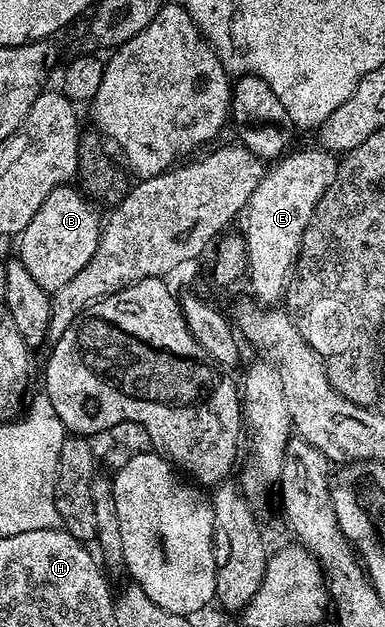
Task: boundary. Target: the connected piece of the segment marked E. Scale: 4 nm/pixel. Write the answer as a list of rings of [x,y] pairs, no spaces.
[[[293,150],[285,154],[265,172],[262,181],[258,181],[258,189],[254,189],[248,202],[248,220],[242,228],[248,254],[246,279],[252,282],[255,302],[261,305],[279,304],[276,302],[287,296],[288,283],[296,270],[296,258],[300,255],[302,233],[306,233],[306,225],[310,225],[310,217],[318,201],[336,180],[337,156],[331,151],[315,150]]]

